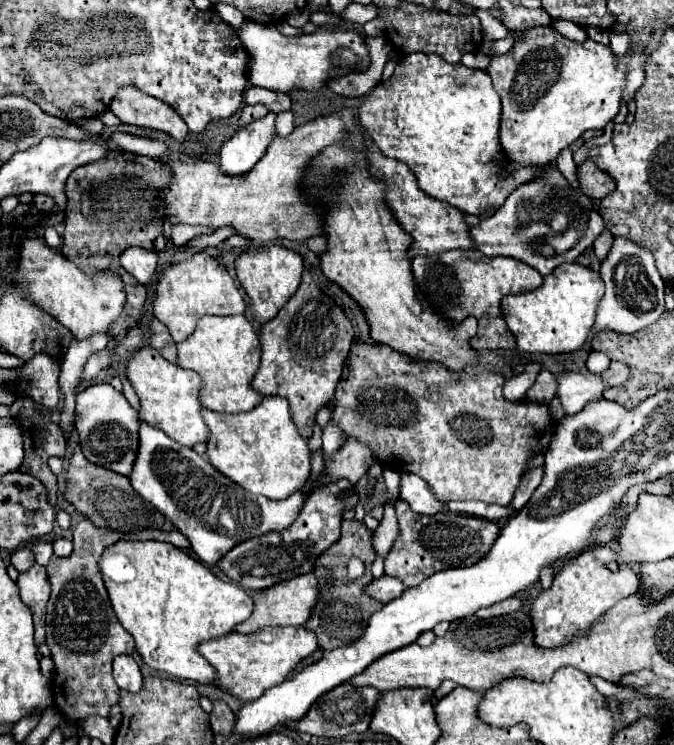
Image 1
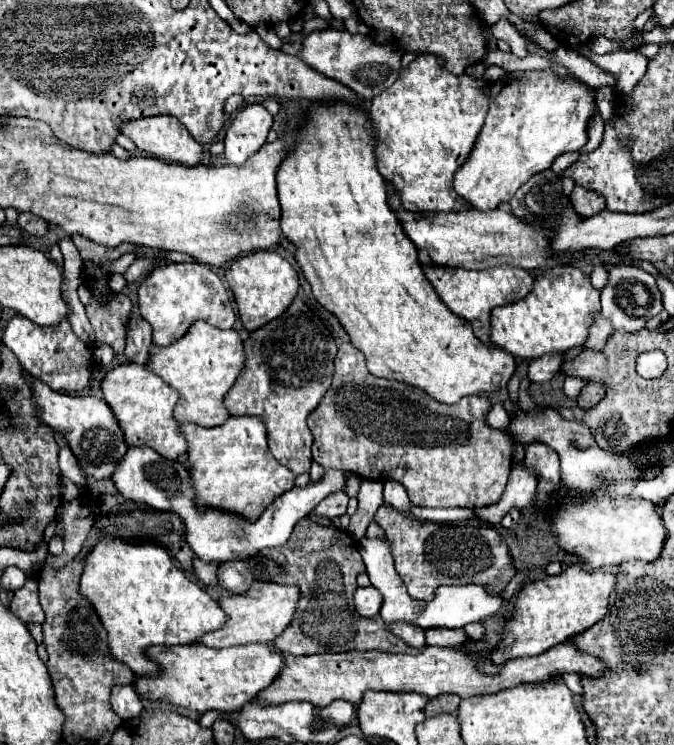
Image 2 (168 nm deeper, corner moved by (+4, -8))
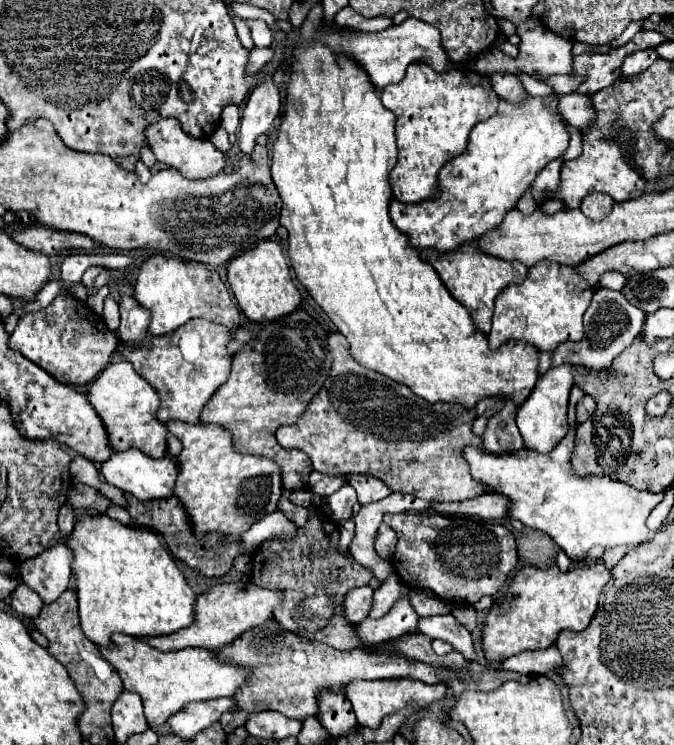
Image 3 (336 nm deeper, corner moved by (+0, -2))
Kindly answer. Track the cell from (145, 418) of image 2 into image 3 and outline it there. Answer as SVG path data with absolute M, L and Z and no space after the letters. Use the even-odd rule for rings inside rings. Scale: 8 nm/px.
M120 360L120 362L108 364L104 368L104 372L100 372L100 376L88 388L86 396L92 404L92 408L96 408L96 414L100 416L100 420L108 432L110 448L114 452L116 450L124 452L124 450L136 448L152 458L164 458L168 430L154 416L156 408L160 406L158 394L150 384L146 384L146 380L138 372L134 372L130 362Z

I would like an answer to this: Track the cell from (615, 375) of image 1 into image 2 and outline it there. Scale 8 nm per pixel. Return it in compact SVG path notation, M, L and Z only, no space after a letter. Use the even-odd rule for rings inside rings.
M588 382L588 384L582 388L580 396L578 396L578 404L580 404L582 408L592 408L592 406L596 406L602 398L604 398L604 384Z

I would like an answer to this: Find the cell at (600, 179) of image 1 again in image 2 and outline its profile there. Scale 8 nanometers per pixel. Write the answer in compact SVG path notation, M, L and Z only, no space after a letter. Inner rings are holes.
M574 186L570 194L570 202L576 208L576 212L580 212L582 216L594 216L606 208L606 200L602 196L582 186Z

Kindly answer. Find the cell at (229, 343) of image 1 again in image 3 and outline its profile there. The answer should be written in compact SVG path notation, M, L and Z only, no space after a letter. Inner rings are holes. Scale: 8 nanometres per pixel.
M190 320L188 324L180 326L172 334L164 336L152 336L148 334L140 344L118 344L118 352L126 362L130 362L136 372L156 388L160 396L160 408L156 412L156 418L160 422L170 420L182 420L188 424L198 424L200 412L210 400L210 396L218 390L220 384L224 384L230 376L232 356L226 350L226 344L230 340L228 328L214 324L210 320Z

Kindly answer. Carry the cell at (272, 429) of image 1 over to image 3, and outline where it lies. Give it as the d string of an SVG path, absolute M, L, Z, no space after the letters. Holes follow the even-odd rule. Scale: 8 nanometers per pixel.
M180 420L166 424L182 442L182 452L176 458L178 478L174 484L174 496L184 504L192 528L198 536L220 532L220 534L242 534L256 520L276 510L282 496L282 476L276 462L262 456L244 456L234 452L230 432L212 424L184 424Z

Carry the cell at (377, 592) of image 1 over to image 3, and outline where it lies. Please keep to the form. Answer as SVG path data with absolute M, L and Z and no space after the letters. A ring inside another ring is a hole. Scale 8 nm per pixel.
M360 586L348 592L344 598L344 618L352 620L352 624L362 622L372 608L372 588L370 586Z

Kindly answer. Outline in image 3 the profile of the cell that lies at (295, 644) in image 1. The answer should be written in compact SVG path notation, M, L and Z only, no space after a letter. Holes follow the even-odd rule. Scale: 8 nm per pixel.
M114 634L112 644L108 648L100 648L100 652L120 674L124 690L136 692L142 698L144 714L152 728L164 724L174 712L190 702L232 696L248 676L242 668L222 664L218 654L212 650L184 648L178 652L160 652L126 634Z

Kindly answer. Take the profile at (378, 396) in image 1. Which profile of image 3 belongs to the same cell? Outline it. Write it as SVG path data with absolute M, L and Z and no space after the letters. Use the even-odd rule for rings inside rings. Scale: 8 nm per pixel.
M340 332L328 336L328 350L334 358L332 374L324 380L320 392L310 400L306 412L296 424L280 426L276 432L282 448L302 450L310 460L312 468L320 474L368 474L384 480L392 492L412 494L422 500L466 500L480 496L484 488L470 476L468 464L462 458L464 446L482 446L482 440L472 434L472 422L476 412L464 410L460 404L428 404L426 400L412 394L410 388L398 384L374 370L360 366L348 352L348 342Z

